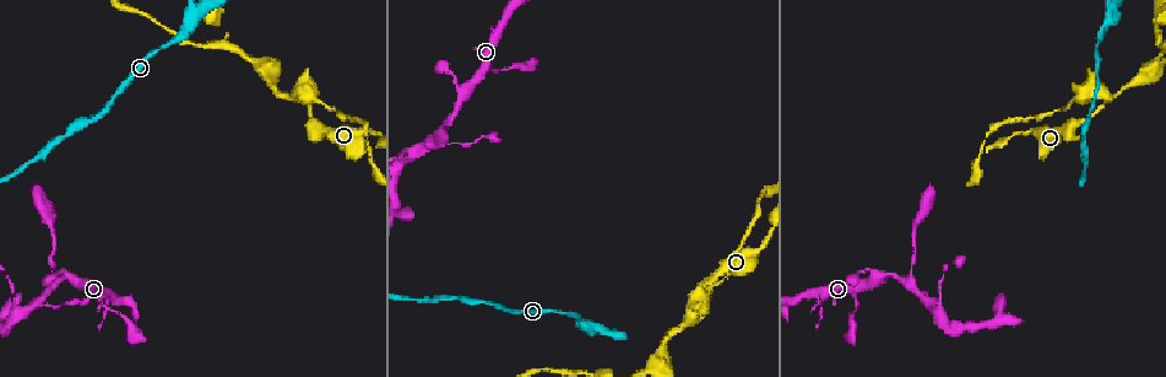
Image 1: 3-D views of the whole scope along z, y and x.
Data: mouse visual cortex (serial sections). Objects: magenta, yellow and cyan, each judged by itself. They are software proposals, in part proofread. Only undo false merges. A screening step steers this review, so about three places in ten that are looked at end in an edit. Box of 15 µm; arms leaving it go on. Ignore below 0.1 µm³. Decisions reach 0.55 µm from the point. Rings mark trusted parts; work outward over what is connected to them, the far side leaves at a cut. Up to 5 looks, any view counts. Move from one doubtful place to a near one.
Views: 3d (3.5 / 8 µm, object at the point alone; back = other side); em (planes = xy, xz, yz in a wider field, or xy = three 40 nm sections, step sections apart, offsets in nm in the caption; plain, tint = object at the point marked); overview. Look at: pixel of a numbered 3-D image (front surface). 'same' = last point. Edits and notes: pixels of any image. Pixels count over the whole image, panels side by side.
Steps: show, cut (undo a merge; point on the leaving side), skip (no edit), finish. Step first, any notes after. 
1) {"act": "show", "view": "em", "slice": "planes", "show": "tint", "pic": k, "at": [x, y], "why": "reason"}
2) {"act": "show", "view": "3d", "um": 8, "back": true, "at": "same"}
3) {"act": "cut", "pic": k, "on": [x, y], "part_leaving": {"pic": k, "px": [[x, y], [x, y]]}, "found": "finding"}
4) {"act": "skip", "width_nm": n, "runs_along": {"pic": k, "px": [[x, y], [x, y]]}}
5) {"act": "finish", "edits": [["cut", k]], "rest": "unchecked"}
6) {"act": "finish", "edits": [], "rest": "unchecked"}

{"act": "show", "view": "3d", "um": 3.5, "pic": 1, "at": [584, 326], "why": "two arms in line, one across"}

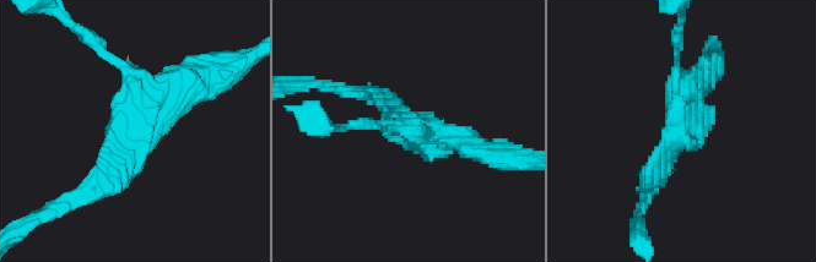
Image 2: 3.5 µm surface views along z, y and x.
{"act": "show", "view": "em", "slice": "xy", "step": 5, "show": "tint", "pic": 2, "at": [678, 138], "arms": 3, "arm_widths_nm": [150, 200, 300], "why": "need the tissue"}

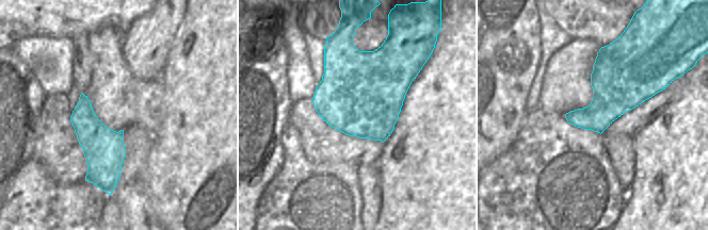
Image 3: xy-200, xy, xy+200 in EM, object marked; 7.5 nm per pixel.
{"act": "skip", "runs_along": {"pic": 2, "px": [[84, 195], [193, 82]]}, "found": "continuous, no second cell"}

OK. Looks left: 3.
{"act": "show", "view": "3d", "um": 3.5, "pic": 1, "at": [297, 101], "why": "three-way junction"}

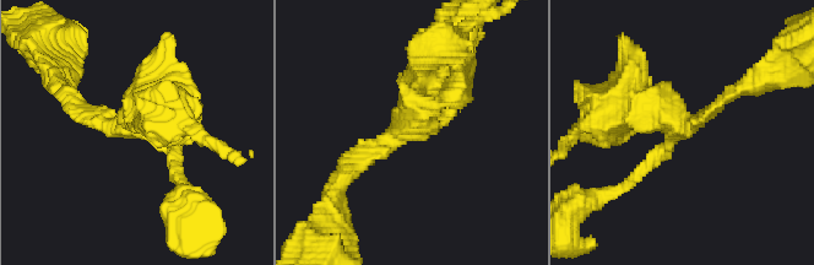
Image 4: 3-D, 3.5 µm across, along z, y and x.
{"act": "show", "view": "em", "slice": "xy", "step": 1, "show": "tint", "pic": 4, "at": [674, 123], "arms": 3, "arm_widths_nm": [200, 200, 600], "why": "shape alone is not enough"}

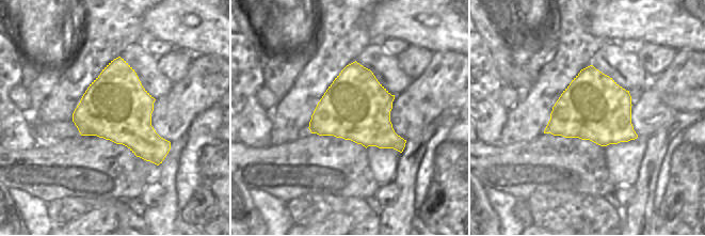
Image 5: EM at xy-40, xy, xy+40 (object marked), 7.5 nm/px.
{"act": "show", "view": "em", "slice": "planes", "show": "tint", "at": "same"}

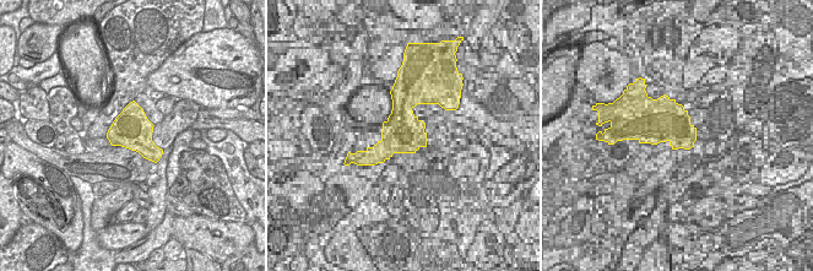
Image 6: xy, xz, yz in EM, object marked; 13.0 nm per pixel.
{"act": "skip", "found": "one cell here"}

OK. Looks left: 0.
{"act": "finish", "edits": [], "rest": "unchecked"}

